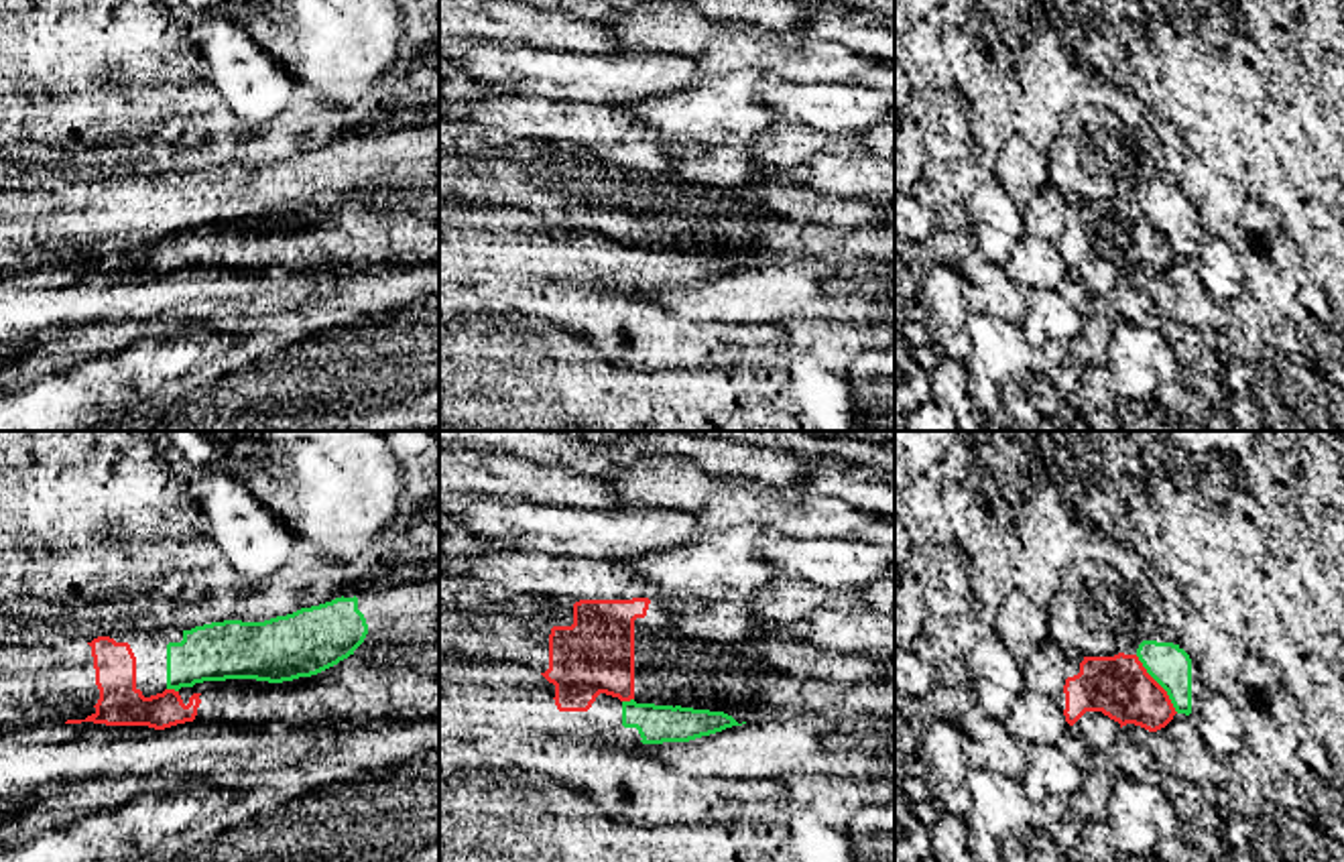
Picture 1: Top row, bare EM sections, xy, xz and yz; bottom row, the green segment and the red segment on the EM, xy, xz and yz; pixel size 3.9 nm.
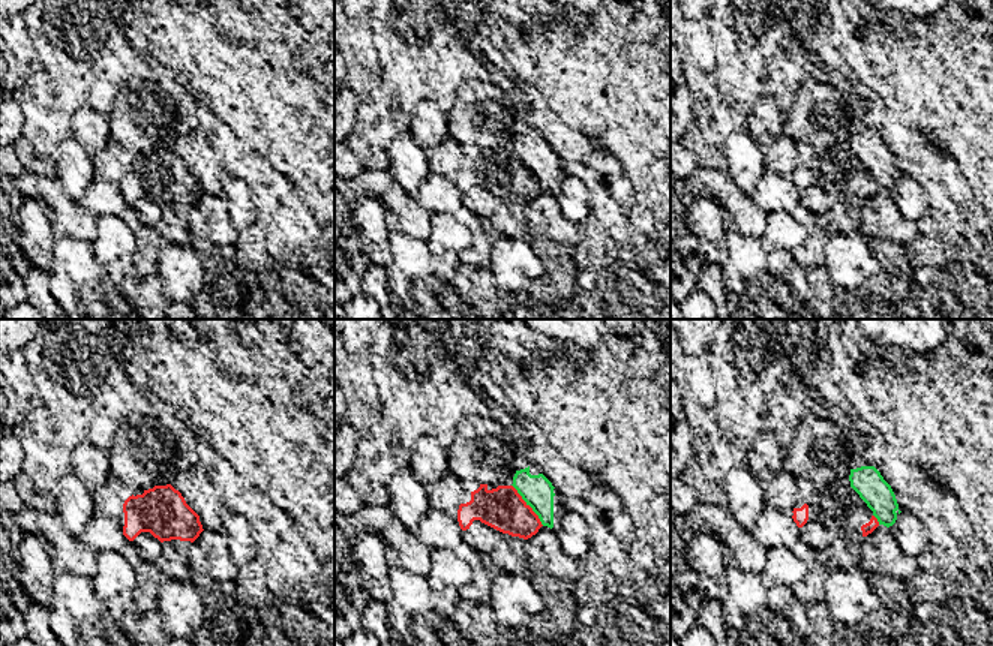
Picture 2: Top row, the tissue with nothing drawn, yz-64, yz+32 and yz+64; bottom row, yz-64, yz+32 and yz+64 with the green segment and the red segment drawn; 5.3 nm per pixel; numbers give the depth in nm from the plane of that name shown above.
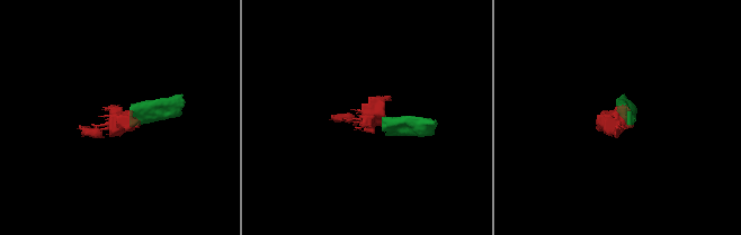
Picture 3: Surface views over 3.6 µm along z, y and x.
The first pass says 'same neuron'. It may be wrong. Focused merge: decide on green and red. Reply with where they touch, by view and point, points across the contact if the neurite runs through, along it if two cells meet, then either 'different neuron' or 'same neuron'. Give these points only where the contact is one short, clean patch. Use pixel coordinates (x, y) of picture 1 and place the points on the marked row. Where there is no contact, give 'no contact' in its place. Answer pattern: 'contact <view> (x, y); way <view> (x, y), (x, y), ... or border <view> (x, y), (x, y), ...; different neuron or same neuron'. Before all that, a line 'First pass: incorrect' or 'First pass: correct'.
First pass: correct
contact yz (1157, 682); way yz (1170, 665), (1157, 682), (1119, 686); same neuron

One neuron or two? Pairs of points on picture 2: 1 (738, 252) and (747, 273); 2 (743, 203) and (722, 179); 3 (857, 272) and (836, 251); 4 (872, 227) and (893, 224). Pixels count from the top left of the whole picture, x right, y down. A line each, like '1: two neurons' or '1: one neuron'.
1: one neuron
2: one neuron
3: one neuron
4: one neuron

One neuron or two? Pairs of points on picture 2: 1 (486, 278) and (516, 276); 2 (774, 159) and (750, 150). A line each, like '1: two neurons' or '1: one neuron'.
1: two neurons
2: two neurons

